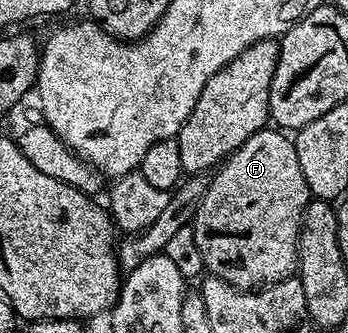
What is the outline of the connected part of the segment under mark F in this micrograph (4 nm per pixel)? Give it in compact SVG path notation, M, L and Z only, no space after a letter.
M270 130L252 133L252 137L248 137L248 141L237 147L213 172L214 179L212 175L207 182L192 224L194 247L207 267L205 270L239 289L261 289L289 279L297 272L298 234L302 232L302 218L312 198L308 181L304 181L304 172L300 169L300 160L296 158L293 138L281 130Z

